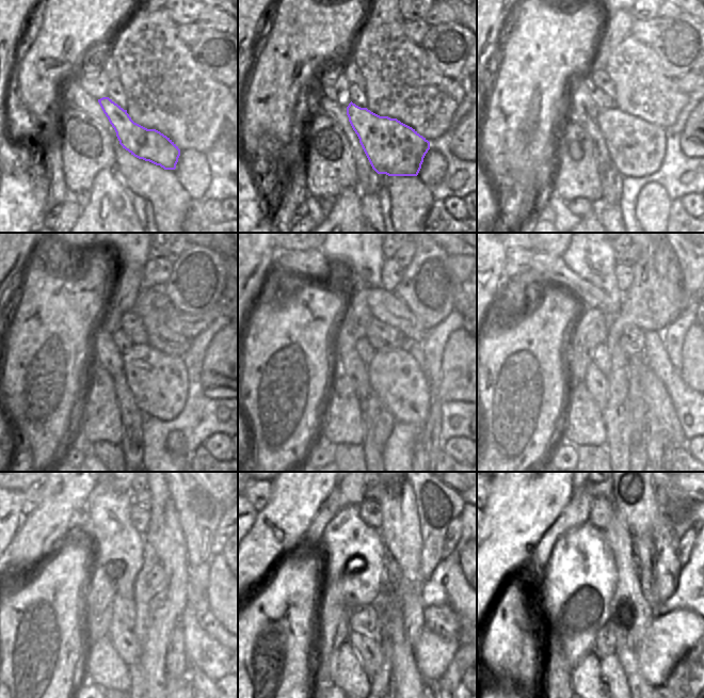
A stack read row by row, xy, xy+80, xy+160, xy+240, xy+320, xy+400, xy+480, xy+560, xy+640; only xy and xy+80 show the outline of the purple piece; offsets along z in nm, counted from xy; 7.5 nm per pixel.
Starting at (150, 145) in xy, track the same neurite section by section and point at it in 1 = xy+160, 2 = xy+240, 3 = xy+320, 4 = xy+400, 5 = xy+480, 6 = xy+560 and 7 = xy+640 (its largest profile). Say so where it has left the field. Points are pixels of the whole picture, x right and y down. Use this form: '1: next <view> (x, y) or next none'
1: next xy+160 (637, 147)
2: next xy+240 (159, 383)
3: next xy+320 (396, 378)
4: next xy+400 (655, 396)
5: next xy+480 (196, 678)
6: next xy+560 (436, 688)
7: next none

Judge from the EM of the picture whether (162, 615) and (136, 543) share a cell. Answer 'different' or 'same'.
different

